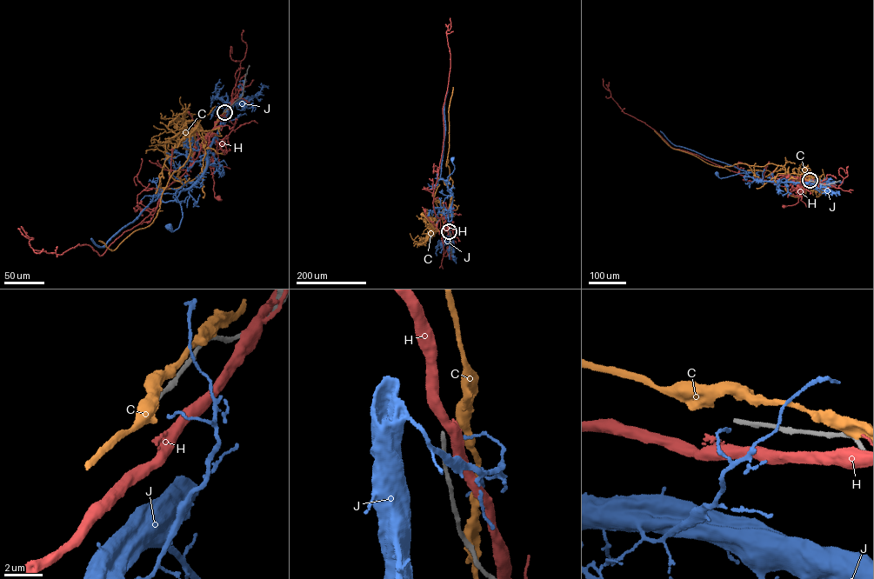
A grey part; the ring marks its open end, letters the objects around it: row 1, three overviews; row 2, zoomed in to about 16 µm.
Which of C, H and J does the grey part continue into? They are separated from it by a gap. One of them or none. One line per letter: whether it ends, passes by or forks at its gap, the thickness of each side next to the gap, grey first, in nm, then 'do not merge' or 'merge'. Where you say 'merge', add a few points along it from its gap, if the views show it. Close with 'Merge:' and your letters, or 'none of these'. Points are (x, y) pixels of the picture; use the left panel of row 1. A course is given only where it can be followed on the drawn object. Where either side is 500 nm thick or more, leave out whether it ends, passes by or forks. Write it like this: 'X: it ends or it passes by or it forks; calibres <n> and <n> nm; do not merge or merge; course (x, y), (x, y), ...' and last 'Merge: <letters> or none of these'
C: it ends; calibres 240 and 440 nm; do not merge
H: it passes by; calibres 240 and 440 nm; do not merge
J: it ends; calibres 240 and 130 nm; do not merge
Merge: none of these

